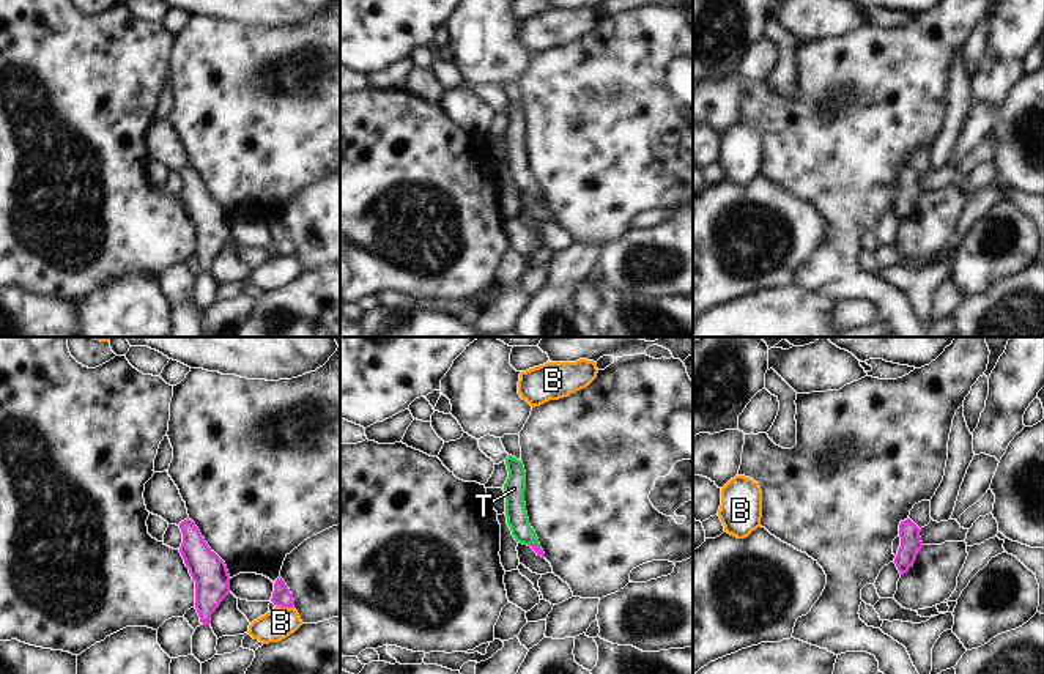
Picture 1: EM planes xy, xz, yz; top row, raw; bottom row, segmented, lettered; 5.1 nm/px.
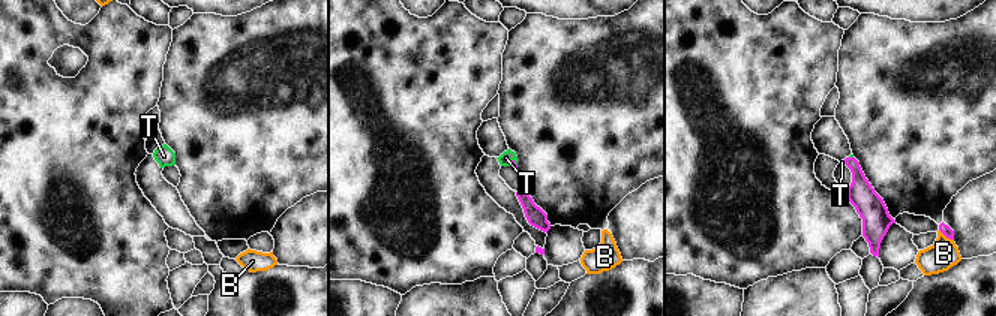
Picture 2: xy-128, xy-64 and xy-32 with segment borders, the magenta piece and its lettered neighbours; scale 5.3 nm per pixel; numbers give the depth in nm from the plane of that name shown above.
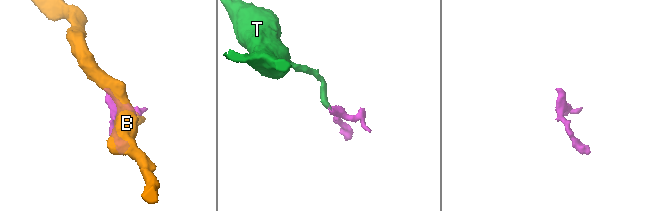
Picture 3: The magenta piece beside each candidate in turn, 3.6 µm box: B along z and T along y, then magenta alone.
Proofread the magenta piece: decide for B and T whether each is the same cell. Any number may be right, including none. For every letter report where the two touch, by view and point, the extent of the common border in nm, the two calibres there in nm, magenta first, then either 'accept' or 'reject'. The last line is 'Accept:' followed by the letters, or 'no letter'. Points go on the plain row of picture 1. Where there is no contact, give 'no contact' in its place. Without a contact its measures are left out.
B: contact xy (284, 254); length 90 nm; calibres 100 and 160 nm; reject
T: contact xz (534, 191); length 60 nm; calibres 40 and 110 nm; accept
Accept: T

